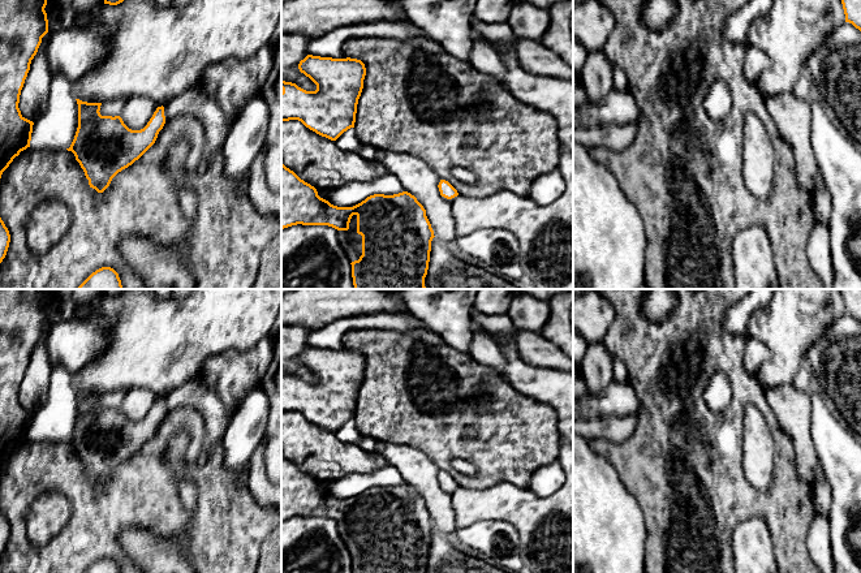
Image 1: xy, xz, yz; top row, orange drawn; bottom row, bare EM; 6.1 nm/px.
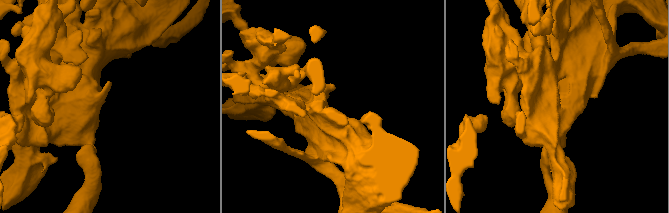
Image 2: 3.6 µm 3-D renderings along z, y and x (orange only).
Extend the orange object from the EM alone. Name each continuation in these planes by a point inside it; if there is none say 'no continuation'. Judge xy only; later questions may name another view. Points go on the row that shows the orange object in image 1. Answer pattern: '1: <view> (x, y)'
1: xy (194, 102)

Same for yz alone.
no continuation

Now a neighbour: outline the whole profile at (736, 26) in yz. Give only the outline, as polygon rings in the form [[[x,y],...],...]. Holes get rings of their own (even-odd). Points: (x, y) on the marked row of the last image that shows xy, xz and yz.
[[[750,0],[742,9],[726,20],[724,36],[733,44],[746,43],[750,23],[765,16],[772,3],[774,0]]]

